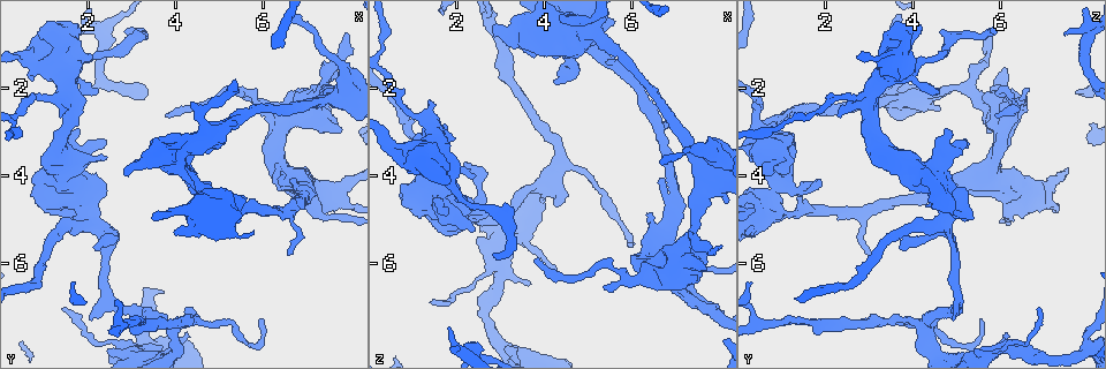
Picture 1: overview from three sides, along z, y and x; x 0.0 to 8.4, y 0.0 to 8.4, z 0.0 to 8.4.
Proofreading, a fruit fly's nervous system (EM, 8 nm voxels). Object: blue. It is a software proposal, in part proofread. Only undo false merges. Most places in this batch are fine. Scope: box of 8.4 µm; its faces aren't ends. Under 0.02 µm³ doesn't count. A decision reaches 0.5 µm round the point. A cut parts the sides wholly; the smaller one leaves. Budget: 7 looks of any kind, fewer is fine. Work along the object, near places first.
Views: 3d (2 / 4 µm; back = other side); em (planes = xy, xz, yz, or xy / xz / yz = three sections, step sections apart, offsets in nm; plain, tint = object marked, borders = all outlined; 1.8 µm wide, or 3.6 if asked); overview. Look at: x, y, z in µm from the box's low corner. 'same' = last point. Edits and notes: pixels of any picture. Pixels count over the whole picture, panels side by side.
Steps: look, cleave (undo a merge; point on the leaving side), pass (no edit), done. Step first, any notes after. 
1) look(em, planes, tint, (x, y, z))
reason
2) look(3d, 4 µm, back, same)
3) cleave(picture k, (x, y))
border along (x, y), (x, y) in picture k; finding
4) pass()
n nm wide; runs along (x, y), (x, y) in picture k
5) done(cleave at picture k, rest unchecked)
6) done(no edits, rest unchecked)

look(3d, 4 µm, back, (4.35, 7.25, 3.30))
sharp bend

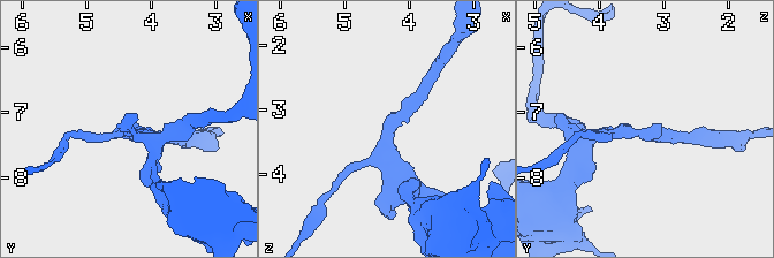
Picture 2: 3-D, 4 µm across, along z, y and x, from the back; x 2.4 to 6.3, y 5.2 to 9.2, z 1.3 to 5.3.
look(em, planes, tint, (4.35, 7.30, 3.25))
arms of 160, 190 nm

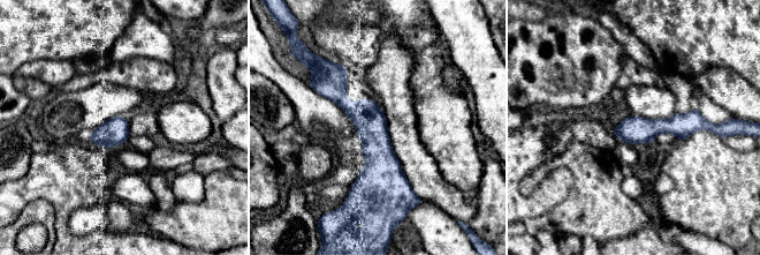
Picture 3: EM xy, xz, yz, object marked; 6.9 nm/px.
pass()
runs along (342, 68), (341, 99), (374, 135), (372, 196) in picture 3; all the same neuron

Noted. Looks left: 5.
look(3d, 4 µm, (1.65, 3.80, 4.45))
abrupt turn

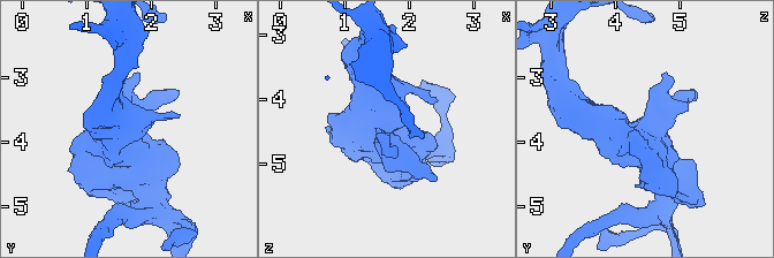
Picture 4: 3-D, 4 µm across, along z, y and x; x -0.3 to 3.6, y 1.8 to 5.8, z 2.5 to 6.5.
look(em, 3.6 µm, xy, step 8, borders, (1.55, 3.80, 4.40))
need the tissue

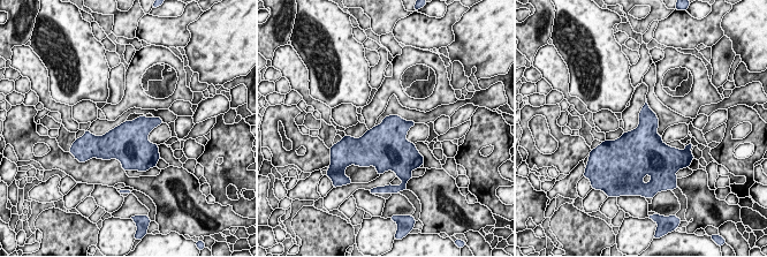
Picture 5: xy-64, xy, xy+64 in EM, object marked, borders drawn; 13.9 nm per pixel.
look(em, 3.6 µm, planes, borders, same)
cut it another way

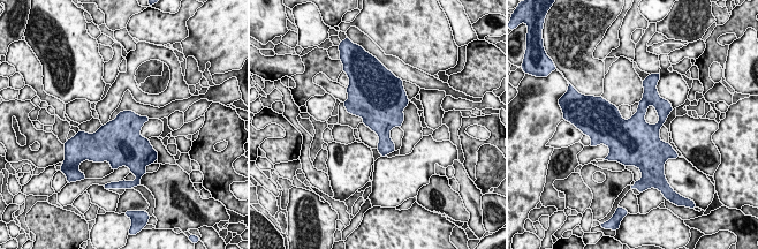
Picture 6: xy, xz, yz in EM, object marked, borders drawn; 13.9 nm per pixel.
pass()
460 nm wide; continuous, no second neuron

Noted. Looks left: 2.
look(em, 3.6 µm, planes, plain, (0.70, 1.55, 3.40))
thick turns thin

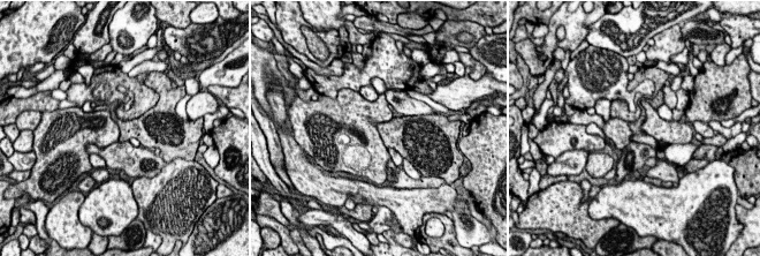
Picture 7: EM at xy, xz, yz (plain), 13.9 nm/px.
look(em, 3.6 µm, planes, tint, same)

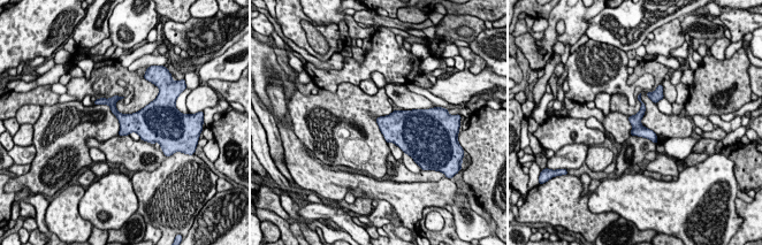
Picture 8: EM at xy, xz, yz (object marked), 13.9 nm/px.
pass()
all the same neuron

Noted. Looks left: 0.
done(no edits, rest unchecked)

